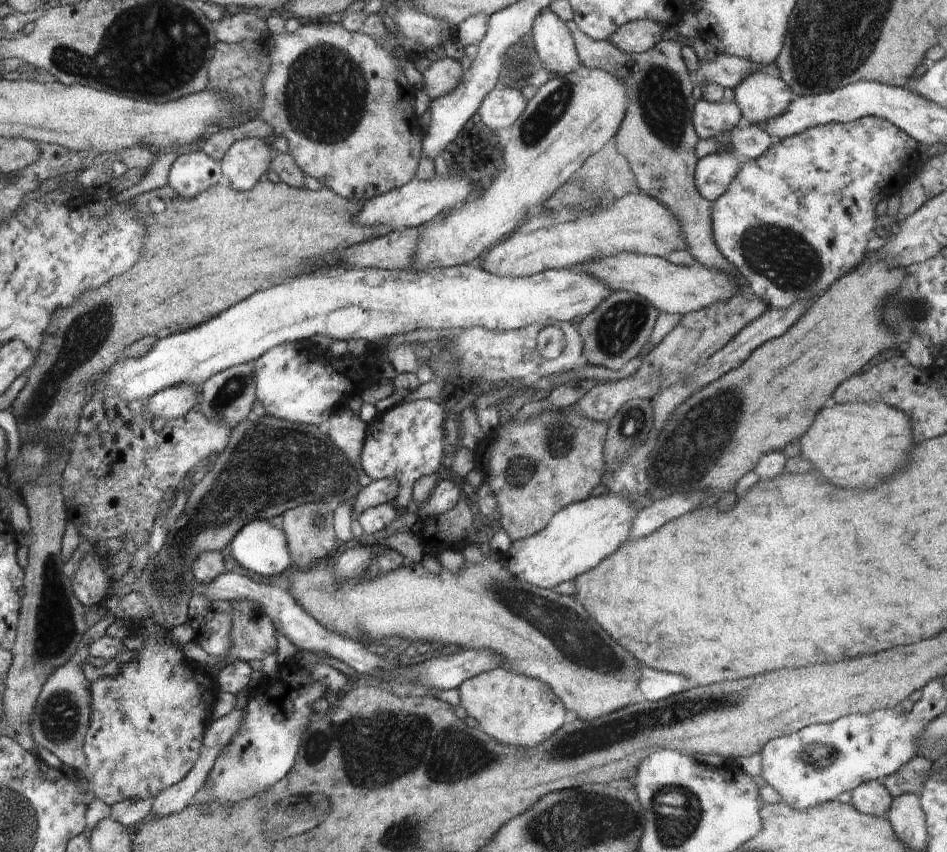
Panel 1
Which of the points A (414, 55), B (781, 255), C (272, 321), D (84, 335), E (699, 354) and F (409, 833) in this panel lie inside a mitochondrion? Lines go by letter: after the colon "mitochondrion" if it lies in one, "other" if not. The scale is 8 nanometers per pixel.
A: other
B: mitochondrion
C: other
D: mitochondrion
E: other
F: mitochondrion

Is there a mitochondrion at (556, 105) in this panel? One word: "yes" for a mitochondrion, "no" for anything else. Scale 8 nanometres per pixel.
yes

